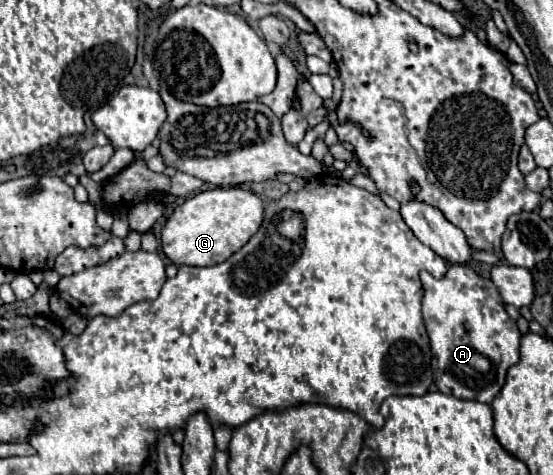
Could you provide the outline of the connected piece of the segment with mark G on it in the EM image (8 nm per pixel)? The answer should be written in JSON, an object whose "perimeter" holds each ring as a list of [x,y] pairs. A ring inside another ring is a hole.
{"perimeter":[[[276,179],[250,183],[250,189],[254,193],[242,187],[208,189],[208,191],[196,193],[194,197],[178,205],[162,229],[162,251],[166,253],[166,257],[174,265],[206,267],[206,265],[218,265],[226,261],[232,253],[236,253],[242,245],[246,245],[248,239],[258,231],[264,219],[264,203],[258,195],[268,199],[280,199],[284,193],[290,191],[288,185]]]}

